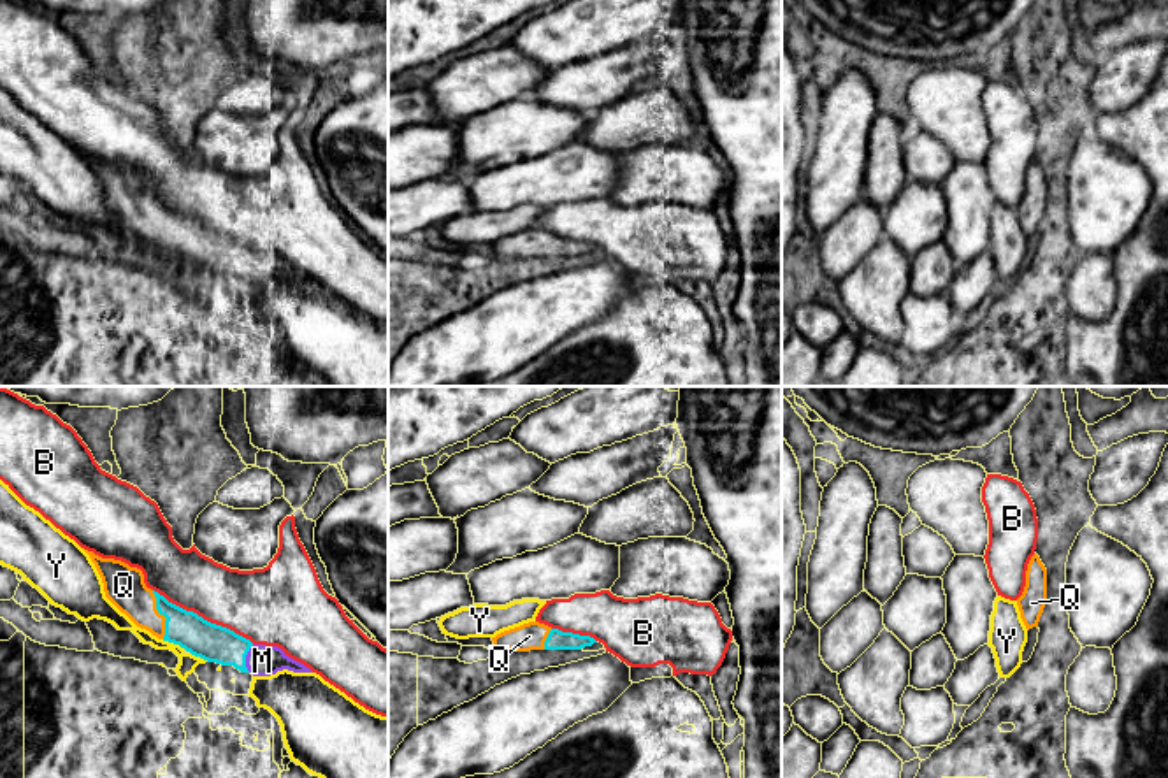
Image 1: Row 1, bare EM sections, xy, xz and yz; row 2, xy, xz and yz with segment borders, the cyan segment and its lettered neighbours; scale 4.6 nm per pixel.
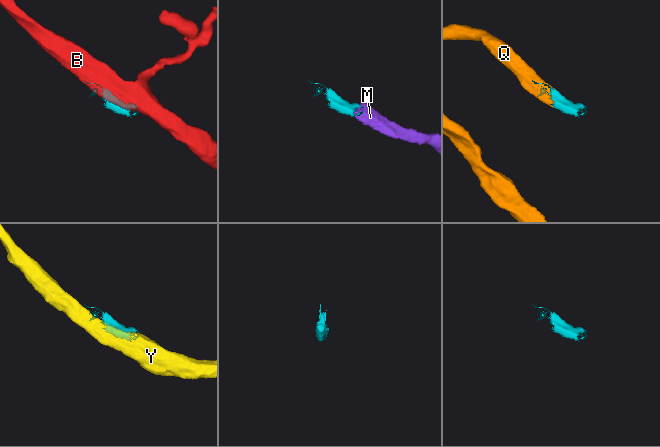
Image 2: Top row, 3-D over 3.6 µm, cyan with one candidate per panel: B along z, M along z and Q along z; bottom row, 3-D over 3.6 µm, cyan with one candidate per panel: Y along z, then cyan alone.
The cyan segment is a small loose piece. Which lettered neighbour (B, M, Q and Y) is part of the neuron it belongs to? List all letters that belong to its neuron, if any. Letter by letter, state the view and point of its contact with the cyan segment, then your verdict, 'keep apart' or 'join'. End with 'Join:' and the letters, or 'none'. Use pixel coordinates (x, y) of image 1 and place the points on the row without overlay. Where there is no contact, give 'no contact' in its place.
B: xy (202, 225) | keep apart
M: xy (245, 266) | join
Q: xy (162, 220) | join
Y: xy (174, 250) | keep apart
Join: M, Q

